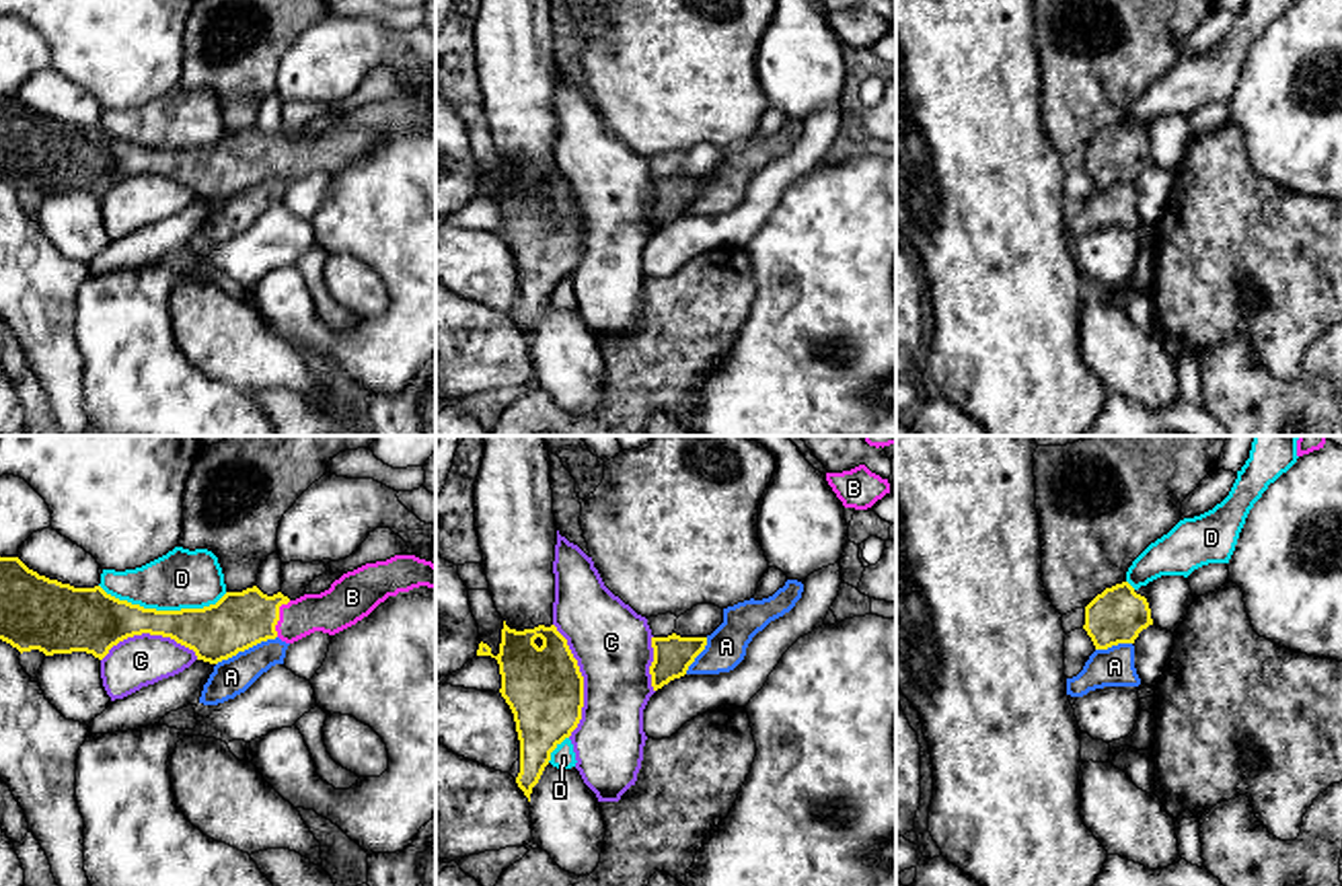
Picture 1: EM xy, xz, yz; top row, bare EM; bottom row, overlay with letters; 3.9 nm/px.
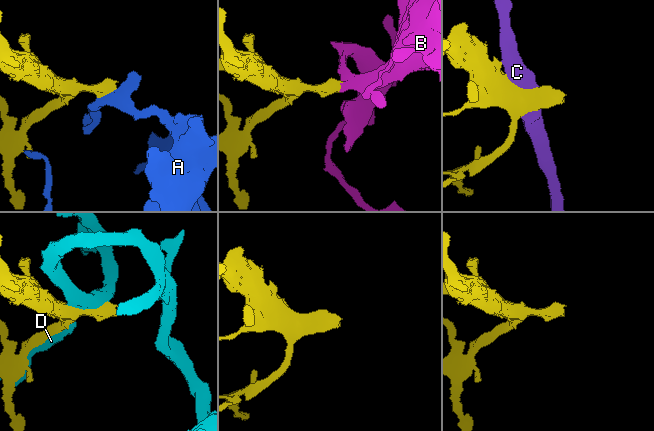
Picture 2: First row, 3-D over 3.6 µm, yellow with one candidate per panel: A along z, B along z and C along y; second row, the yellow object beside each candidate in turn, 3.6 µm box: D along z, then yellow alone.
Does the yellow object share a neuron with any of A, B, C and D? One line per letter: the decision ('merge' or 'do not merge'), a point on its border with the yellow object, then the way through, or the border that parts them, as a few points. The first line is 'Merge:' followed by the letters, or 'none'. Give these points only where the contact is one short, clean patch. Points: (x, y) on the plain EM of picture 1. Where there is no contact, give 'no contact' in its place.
Merge: B
A: do not merge; contact xy (245, 188); border xy (276, 175), (239, 190), (216, 204)
B: merge; contact xy (278, 157); way xy (237, 161), (278, 157), (303, 157), (340, 146)
C: do not merge; contact xz (582, 220)
D: do not merge; contact xy (163, 151)

